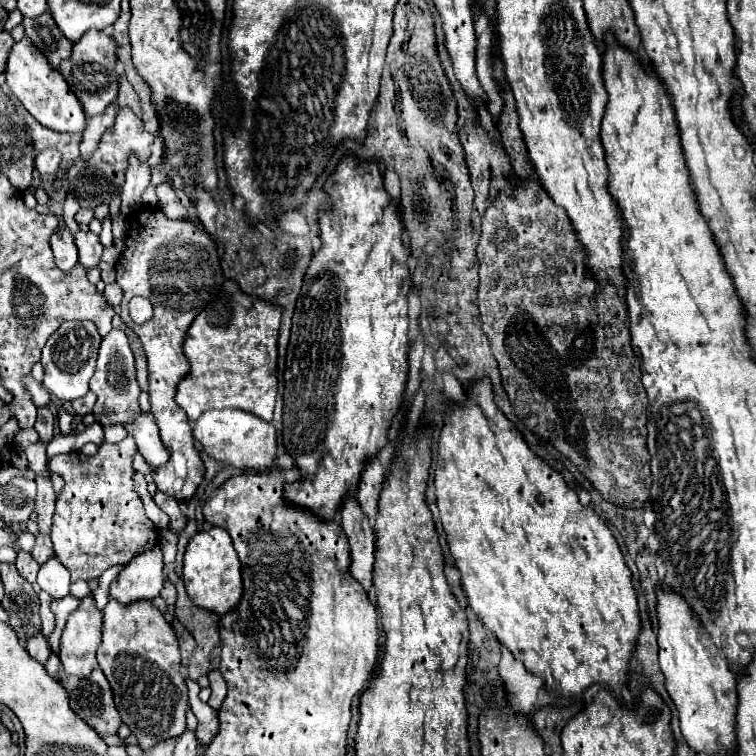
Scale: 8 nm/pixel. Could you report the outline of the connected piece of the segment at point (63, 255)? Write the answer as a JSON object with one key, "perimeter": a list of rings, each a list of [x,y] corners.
{"perimeter":[[[59,228],[51,234],[51,250],[55,256],[55,264],[61,270],[71,270],[77,264],[77,246],[73,242],[73,234],[67,228]]]}

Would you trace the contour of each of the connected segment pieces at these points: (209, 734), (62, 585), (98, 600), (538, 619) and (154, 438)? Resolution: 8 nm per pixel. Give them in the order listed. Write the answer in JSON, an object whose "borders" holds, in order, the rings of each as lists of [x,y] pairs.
{"borders":[[[[187,679],[187,688],[189,688],[189,704],[191,704],[191,710],[195,712],[197,720],[199,720],[199,726],[197,726],[197,740],[207,746],[217,730],[219,730],[219,718],[217,718],[217,710],[213,710],[209,704],[201,702],[197,698],[199,694],[199,684],[193,682],[191,679]]],[[[53,556],[49,562],[41,564],[37,584],[53,598],[63,598],[69,594],[69,570],[57,560],[57,556]]],[[[111,566],[101,578],[99,578],[99,588],[94,593],[95,604],[99,610],[103,610],[107,606],[107,598],[109,598],[109,584],[119,576],[119,572],[123,570],[123,566]]],[[[483,378],[477,382],[469,392],[467,400],[459,406],[449,408],[445,426],[439,434],[439,462],[435,470],[435,488],[437,488],[437,506],[443,522],[443,530],[447,534],[449,550],[455,558],[455,566],[461,572],[463,590],[467,594],[469,606],[473,608],[475,616],[483,622],[483,626],[515,656],[515,660],[523,662],[525,668],[539,676],[545,682],[545,688],[553,696],[577,696],[591,684],[607,684],[609,690],[621,698],[621,690],[625,682],[629,680],[629,660],[637,646],[637,636],[641,632],[641,618],[639,618],[639,606],[637,606],[637,594],[631,584],[631,572],[625,566],[623,554],[619,550],[617,540],[613,538],[611,530],[603,522],[601,516],[593,512],[593,508],[585,508],[579,502],[579,496],[575,490],[571,490],[561,474],[557,474],[551,466],[547,466],[539,456],[531,452],[527,442],[523,440],[521,432],[509,422],[495,406],[493,402],[493,390],[489,378]]],[[[141,412],[141,418],[137,418],[137,422],[125,428],[135,438],[139,446],[139,454],[151,468],[159,468],[169,462],[169,450],[163,446],[155,418],[149,412]]]]}

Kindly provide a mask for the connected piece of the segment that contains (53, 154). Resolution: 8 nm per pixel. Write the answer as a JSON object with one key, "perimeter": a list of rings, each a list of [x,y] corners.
{"perimeter":[[[47,148],[35,158],[35,168],[39,170],[41,176],[53,176],[59,170],[61,164],[61,152],[55,148]]]}

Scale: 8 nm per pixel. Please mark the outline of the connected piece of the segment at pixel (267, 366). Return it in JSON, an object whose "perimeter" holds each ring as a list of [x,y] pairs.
{"perimeter":[[[225,278],[217,304],[207,306],[191,324],[185,340],[185,354],[191,362],[191,372],[181,380],[175,402],[185,410],[191,422],[195,422],[205,410],[213,408],[241,408],[253,412],[263,420],[271,420],[277,396],[277,334],[283,308],[271,304],[259,296],[245,294],[233,278]]]}

